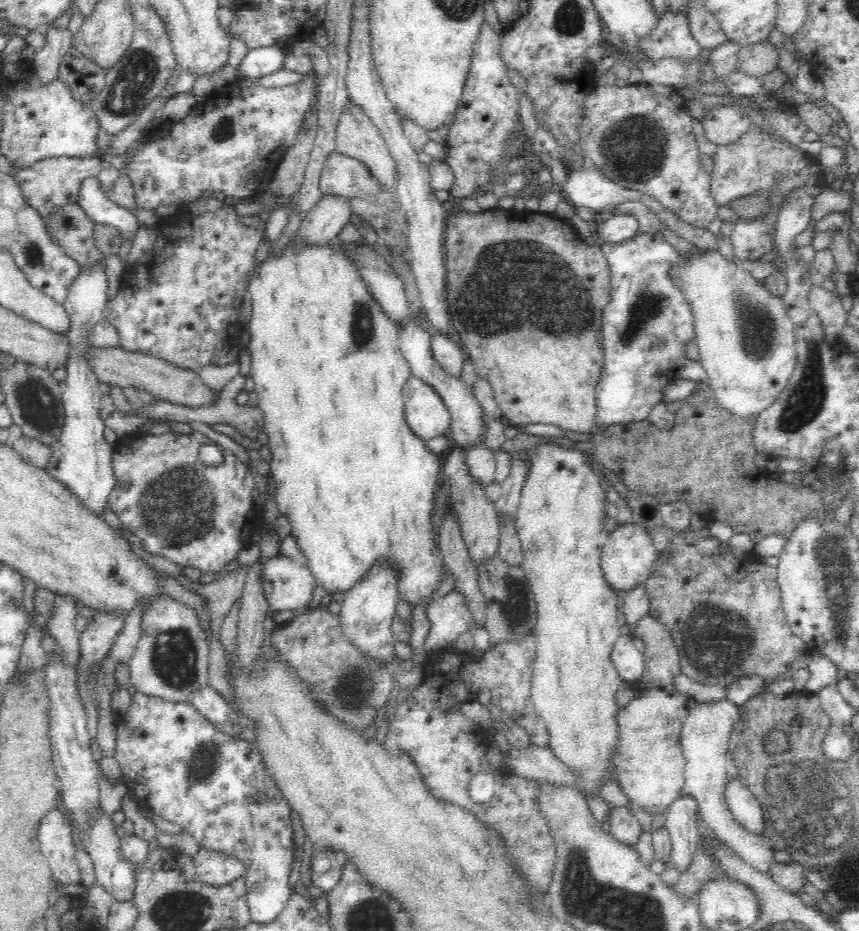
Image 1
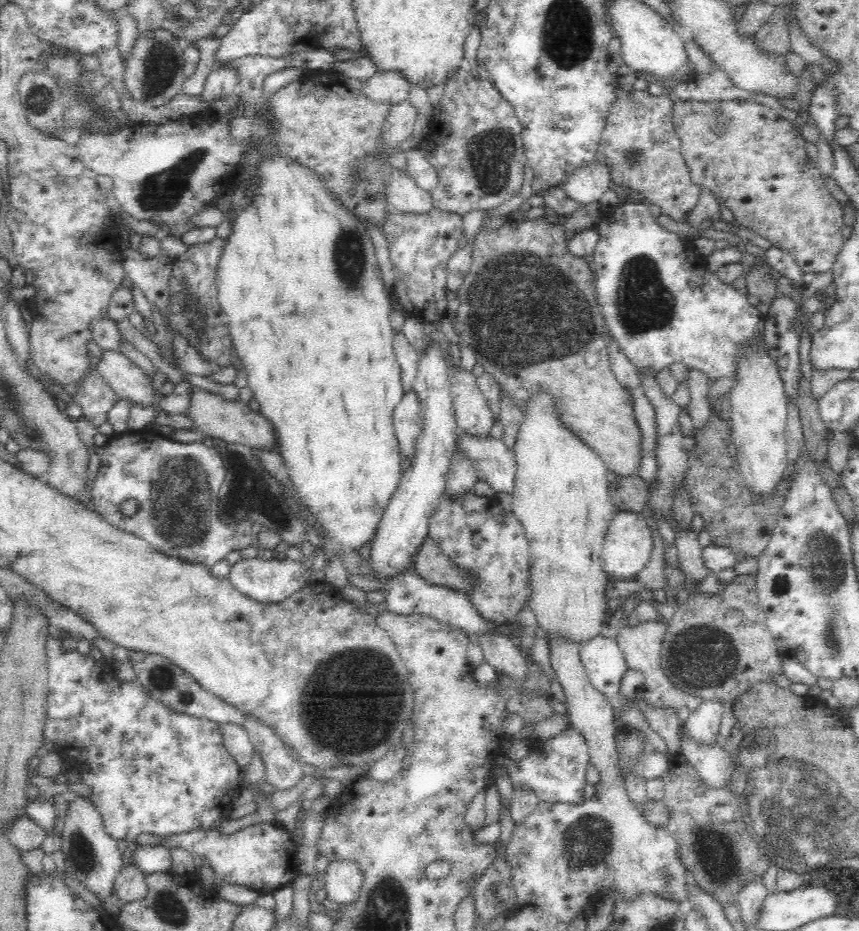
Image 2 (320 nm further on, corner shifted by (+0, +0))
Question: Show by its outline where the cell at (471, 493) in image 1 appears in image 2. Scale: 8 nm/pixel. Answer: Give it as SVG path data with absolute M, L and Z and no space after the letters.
M459 450L454 452L445 484L445 496L466 496L479 481L474 465Z

